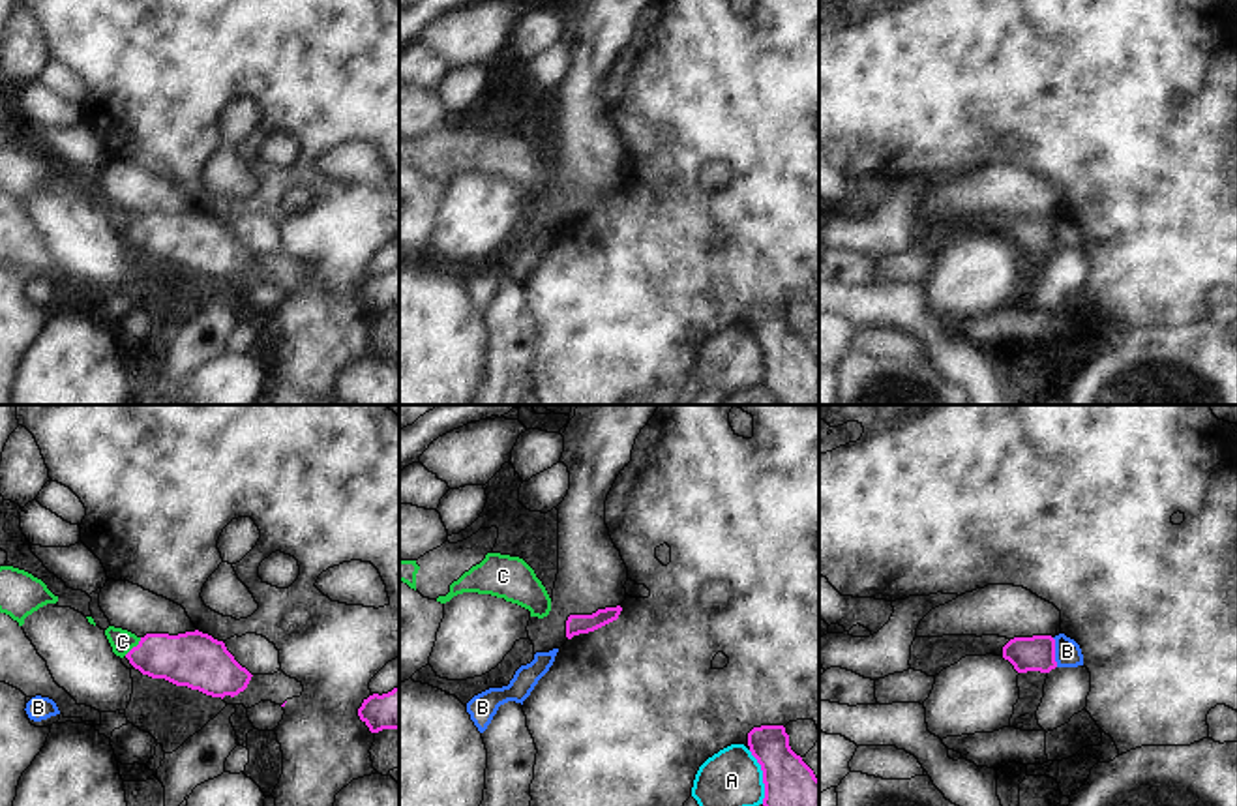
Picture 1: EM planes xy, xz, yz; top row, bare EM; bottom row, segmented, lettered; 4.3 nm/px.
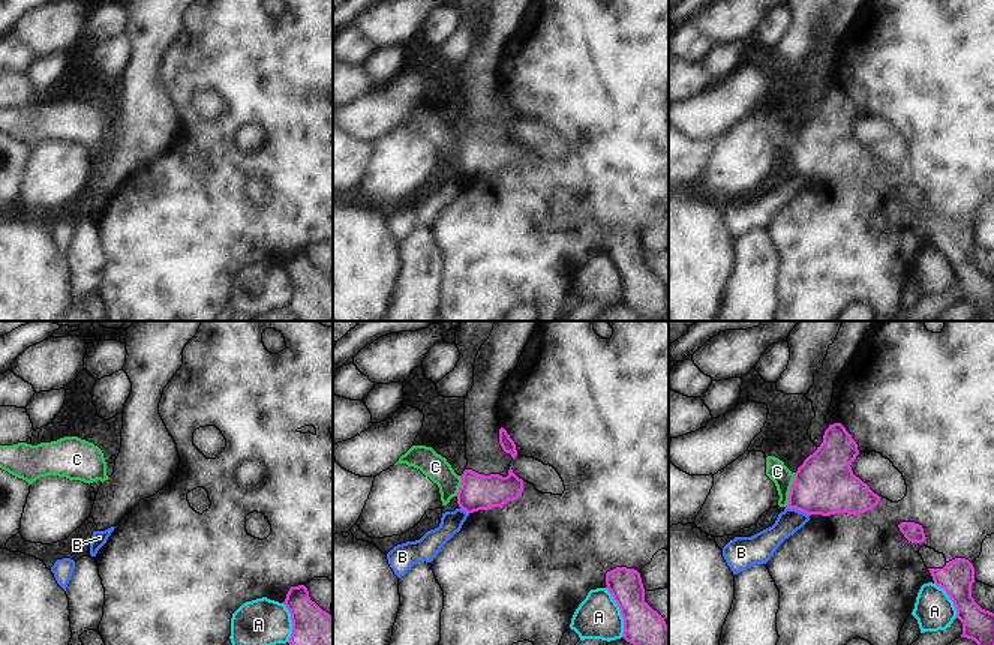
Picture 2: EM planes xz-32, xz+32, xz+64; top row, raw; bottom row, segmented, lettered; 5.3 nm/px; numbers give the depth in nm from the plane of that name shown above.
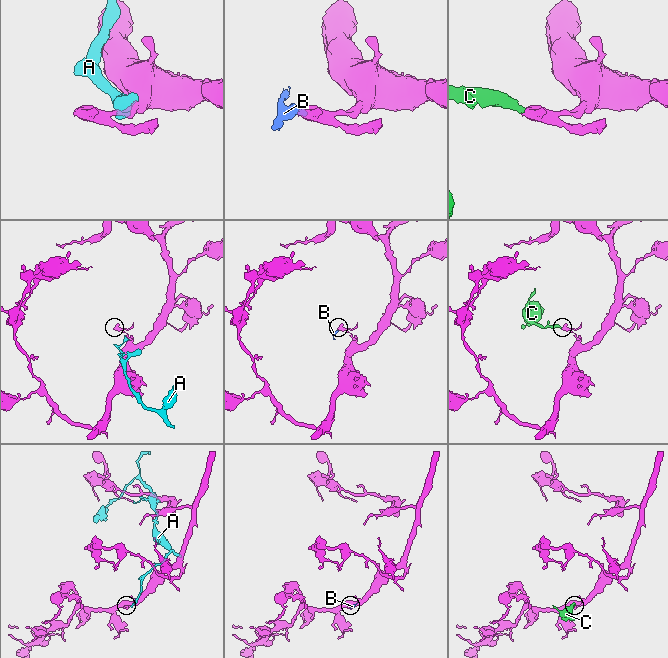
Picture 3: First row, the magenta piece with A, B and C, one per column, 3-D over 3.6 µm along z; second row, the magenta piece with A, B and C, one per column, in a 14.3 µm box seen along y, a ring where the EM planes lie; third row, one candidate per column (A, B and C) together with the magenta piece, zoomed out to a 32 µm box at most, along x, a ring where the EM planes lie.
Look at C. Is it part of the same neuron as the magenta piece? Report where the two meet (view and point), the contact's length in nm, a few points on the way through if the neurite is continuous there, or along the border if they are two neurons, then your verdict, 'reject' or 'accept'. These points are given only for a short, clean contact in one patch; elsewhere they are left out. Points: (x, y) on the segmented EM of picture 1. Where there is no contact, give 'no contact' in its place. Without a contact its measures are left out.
xy (134, 647) | 110 nm | across xy (190, 658), (147, 655), (134, 647), (122, 641) | accept

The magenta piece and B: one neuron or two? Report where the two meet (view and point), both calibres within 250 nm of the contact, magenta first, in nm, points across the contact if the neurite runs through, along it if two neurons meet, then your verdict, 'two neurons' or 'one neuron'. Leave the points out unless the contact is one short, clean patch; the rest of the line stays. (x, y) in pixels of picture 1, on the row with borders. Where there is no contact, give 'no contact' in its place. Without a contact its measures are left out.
yz (1054, 653) | 150/110 nm | along yz (1052, 638), (1058, 666) | two neurons

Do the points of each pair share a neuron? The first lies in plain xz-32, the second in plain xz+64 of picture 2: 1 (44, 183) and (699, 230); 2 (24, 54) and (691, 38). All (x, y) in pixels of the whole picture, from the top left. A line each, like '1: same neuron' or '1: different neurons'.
1: different neurons
2: same neuron

